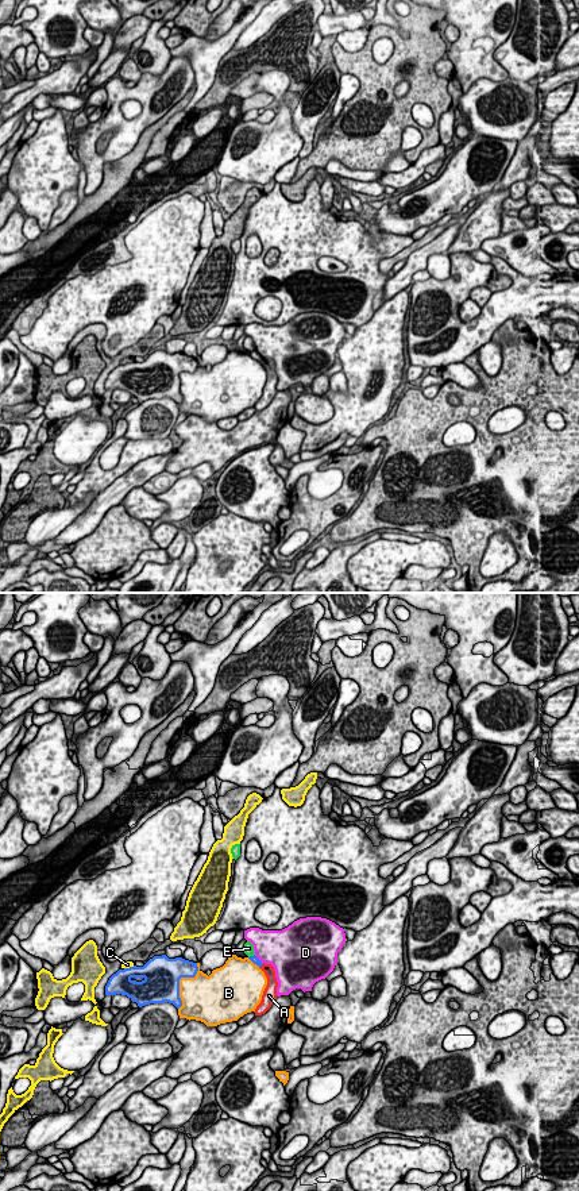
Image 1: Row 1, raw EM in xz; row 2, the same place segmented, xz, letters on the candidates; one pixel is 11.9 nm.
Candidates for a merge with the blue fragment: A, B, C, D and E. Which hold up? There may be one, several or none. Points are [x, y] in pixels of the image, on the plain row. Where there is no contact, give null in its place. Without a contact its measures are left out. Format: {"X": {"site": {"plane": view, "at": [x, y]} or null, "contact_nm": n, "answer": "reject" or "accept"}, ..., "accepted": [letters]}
{"A": {"site": {"plane": "xz", "at": [261, 361]}, "contact_nm": 80, "answer": "reject"}, "B": {"site": {"plane": "xz", "at": [178, 376]}, "contact_nm": 600, "answer": "reject"}, "C": {"site": {"plane": "xz", "at": [130, 362]}, "contact_nm": 130, "answer": "reject"}, "D": {"site": {"plane": "xz", "at": [258, 354]}, "contact_nm": 150, "answer": "reject"}, "E": {"site": {"plane": "xz", "at": [251, 351]}, "contact_nm": 100, "answer": "reject"}, "accepted": []}

